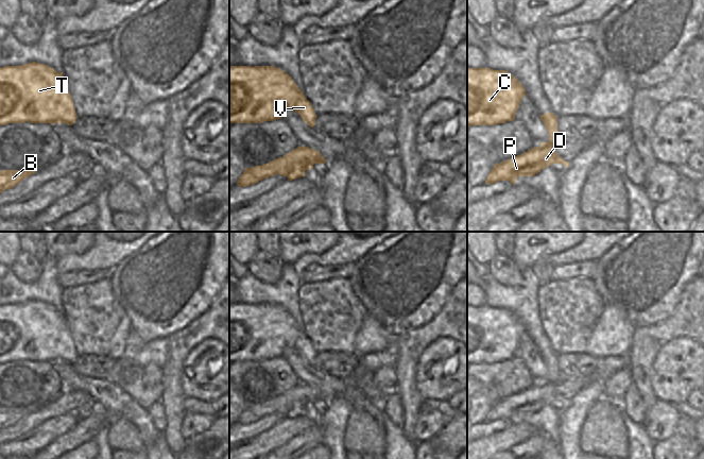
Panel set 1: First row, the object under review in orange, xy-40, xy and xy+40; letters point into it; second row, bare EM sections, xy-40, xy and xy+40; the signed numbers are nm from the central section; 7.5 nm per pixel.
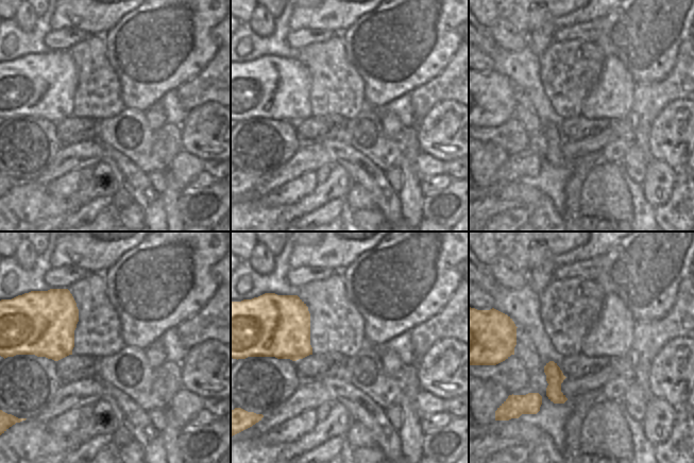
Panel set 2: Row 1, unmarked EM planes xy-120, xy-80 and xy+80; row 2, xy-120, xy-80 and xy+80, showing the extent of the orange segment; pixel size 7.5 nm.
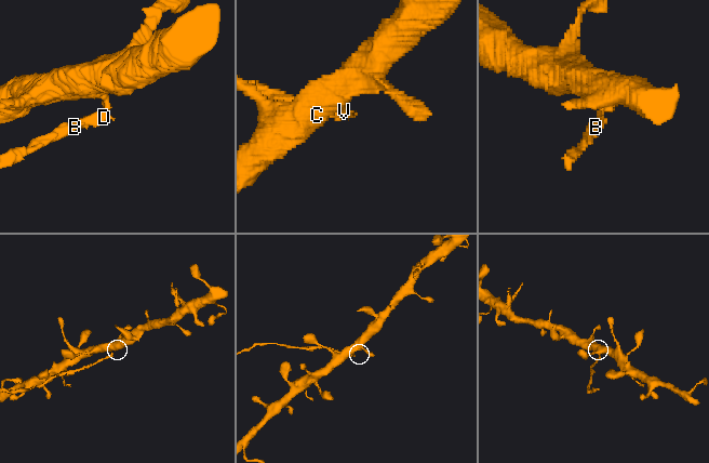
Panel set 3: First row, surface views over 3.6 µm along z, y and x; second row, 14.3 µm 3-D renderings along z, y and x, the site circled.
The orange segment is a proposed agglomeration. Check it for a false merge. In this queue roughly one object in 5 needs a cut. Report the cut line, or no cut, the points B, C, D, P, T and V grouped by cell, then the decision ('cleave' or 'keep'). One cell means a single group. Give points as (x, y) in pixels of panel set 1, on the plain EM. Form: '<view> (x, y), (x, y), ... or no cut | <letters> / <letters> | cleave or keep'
xy+40 (553, 353), (543, 359) | B D P / C T V | cleave

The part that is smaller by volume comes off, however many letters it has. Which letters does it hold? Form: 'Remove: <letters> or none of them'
Remove: B, D, P

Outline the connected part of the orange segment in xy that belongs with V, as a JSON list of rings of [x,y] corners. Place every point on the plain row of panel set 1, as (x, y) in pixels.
[[[229,304],[229,361],[261,361],[281,357],[287,348],[295,348],[308,362],[315,350],[292,316],[274,304]]]

